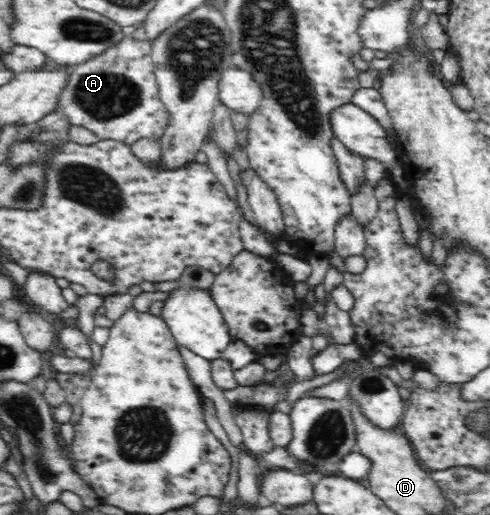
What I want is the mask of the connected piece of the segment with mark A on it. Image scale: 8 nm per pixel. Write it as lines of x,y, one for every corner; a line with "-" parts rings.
132,35
124,36
118,44
112,45
101,52
99,56
92,57
91,60
84,61
83,63
70,67
69,78
66,79
66,85
62,89
61,97
59,97
61,112
66,116
71,124
83,125
87,129
91,129
99,140
109,140
112,138
113,141
121,141
127,143
129,146
133,145
135,141
139,139
150,139
151,141
160,141
161,135
165,133
166,123
169,122
168,111
166,111
165,104
161,103
158,99
158,85
157,78
154,72
154,61
152,58
152,49
150,46
149,39
137,40

